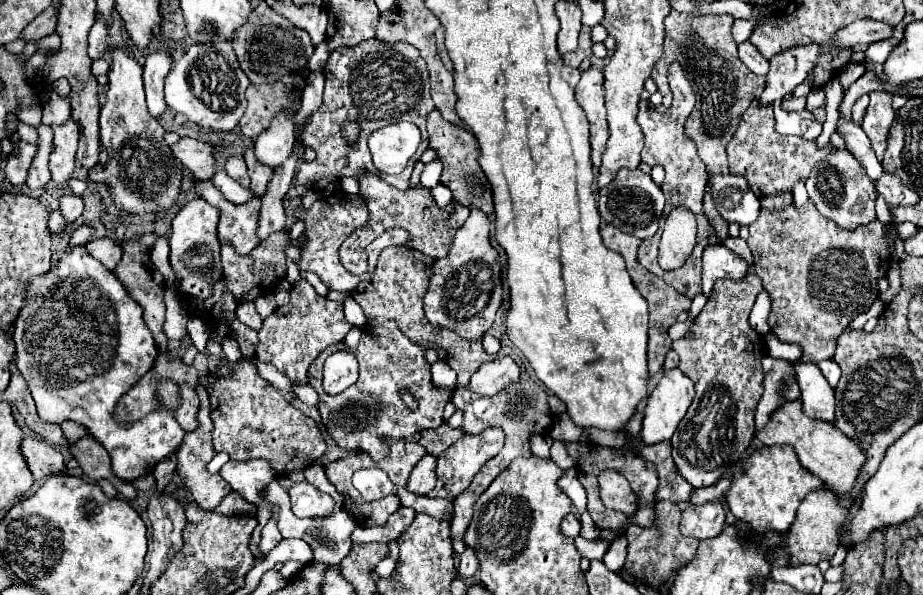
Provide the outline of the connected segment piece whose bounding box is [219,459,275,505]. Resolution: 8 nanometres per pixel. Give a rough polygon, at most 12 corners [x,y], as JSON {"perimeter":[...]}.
{"perimeter":[[261,459],[227,461],[219,475],[257,505],[275,473]]}

